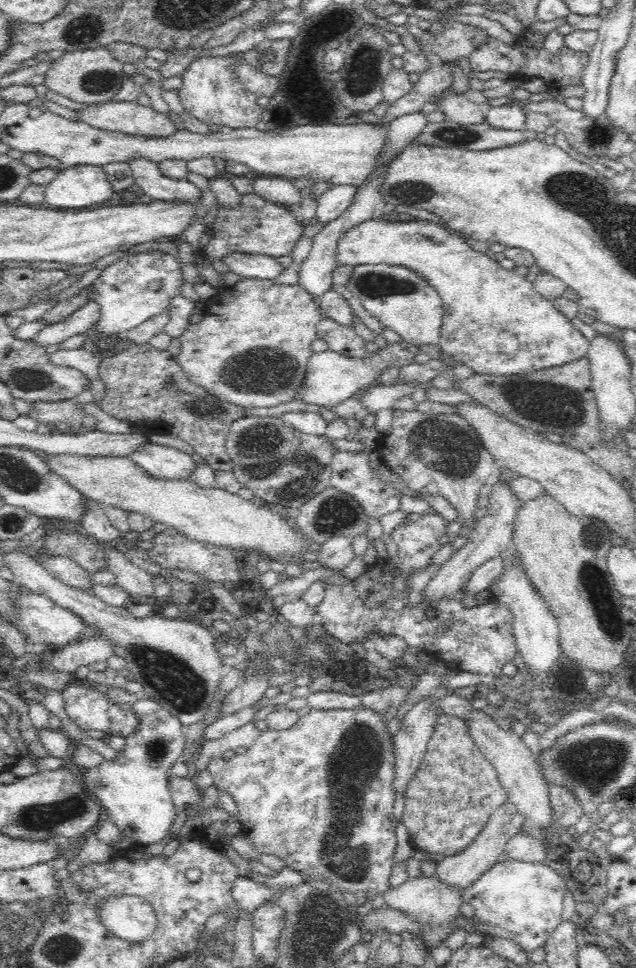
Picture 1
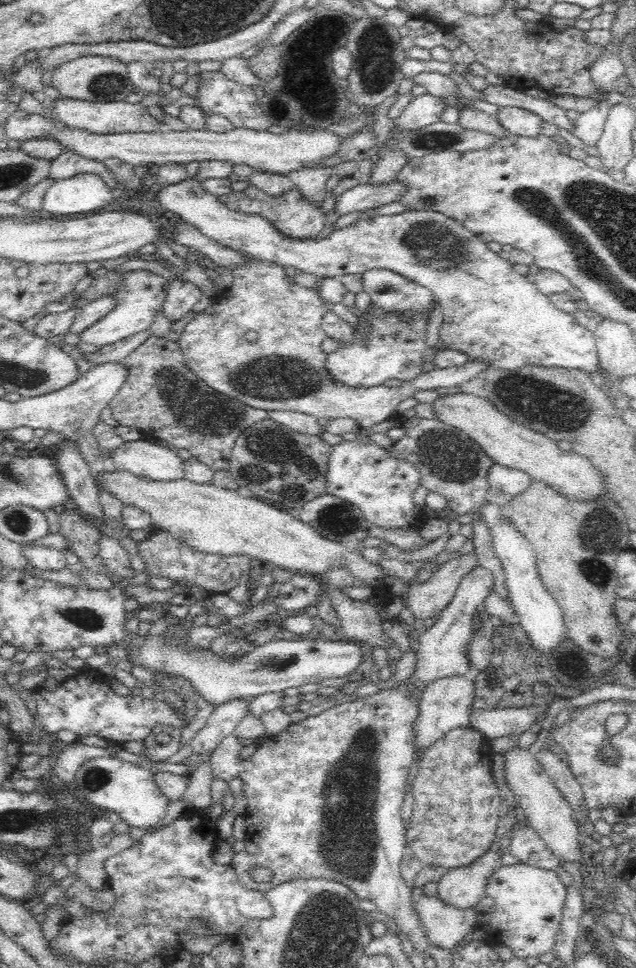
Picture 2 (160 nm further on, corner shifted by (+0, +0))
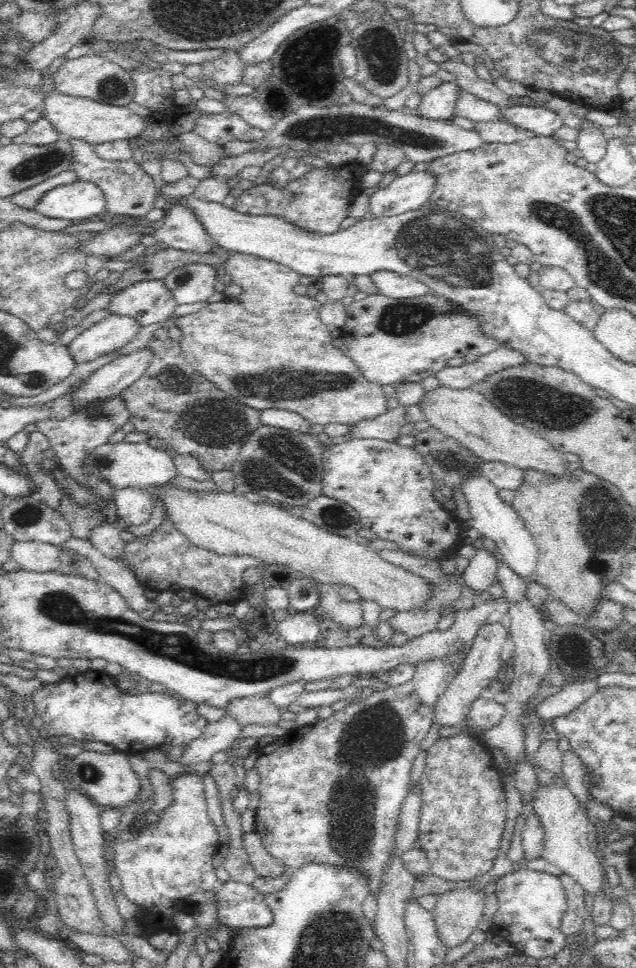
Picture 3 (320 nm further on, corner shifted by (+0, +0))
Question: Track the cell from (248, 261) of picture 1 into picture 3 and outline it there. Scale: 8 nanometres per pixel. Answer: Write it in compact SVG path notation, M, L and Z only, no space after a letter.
M183 203L166 210L160 228L150 230L156 242L183 251L210 252L210 236L201 220Z

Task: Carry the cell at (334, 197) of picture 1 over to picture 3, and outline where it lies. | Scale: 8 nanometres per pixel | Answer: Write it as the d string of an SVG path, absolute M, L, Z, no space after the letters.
M430 170L412 171L409 175L396 177L388 187L379 188L374 192L369 200L369 212L372 212L372 216L385 217L418 210L429 202L438 182L440 182L440 177Z

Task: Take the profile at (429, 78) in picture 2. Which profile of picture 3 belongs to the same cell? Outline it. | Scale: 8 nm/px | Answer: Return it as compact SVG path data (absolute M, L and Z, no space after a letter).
M466 91L459 92L459 99L455 106L455 114L471 122L478 124L488 124L488 122L500 122L504 108L496 106L487 100L478 98Z

